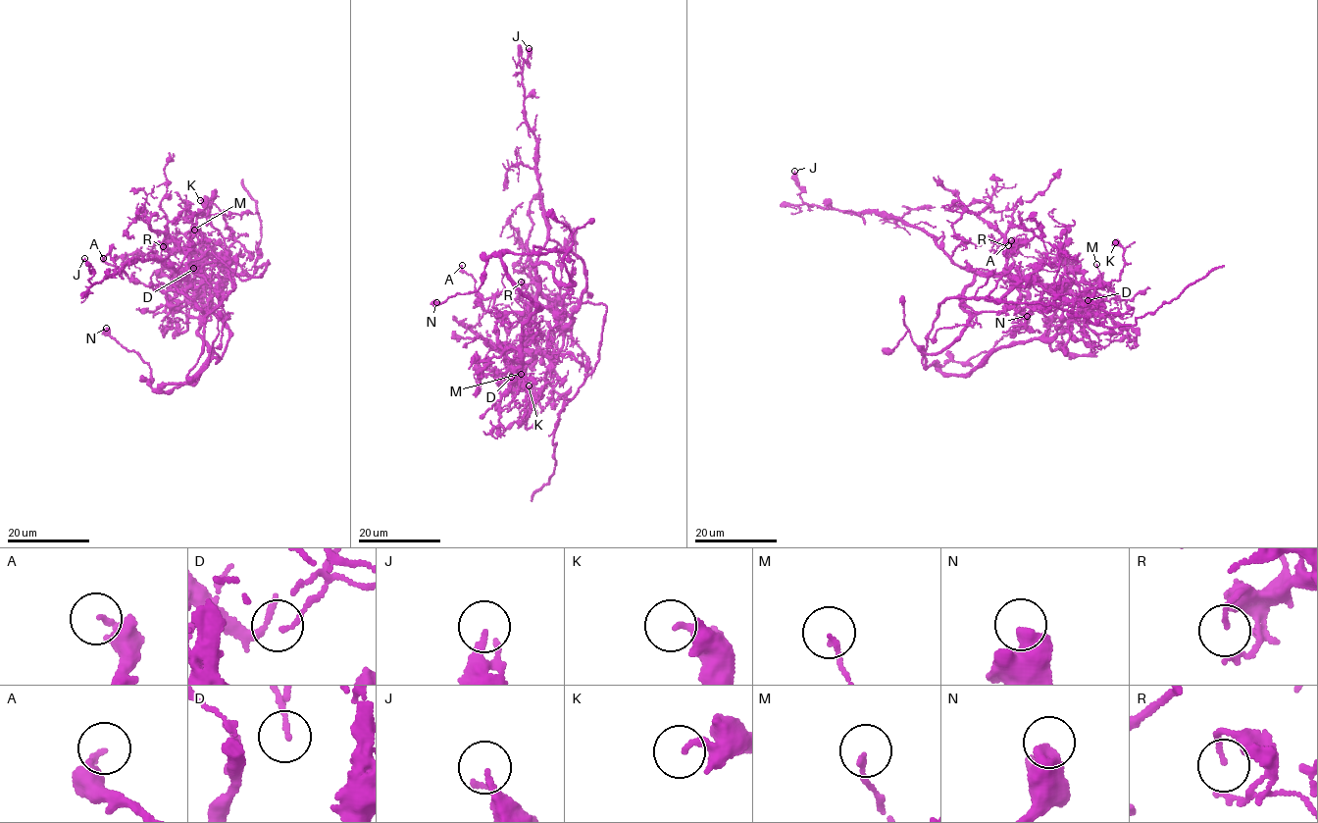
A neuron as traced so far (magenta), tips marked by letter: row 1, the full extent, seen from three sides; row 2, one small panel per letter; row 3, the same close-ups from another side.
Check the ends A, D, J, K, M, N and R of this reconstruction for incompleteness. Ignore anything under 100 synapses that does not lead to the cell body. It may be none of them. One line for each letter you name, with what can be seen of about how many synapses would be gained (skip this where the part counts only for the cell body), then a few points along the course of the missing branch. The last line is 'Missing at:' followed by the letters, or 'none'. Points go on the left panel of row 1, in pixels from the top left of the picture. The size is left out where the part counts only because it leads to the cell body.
Missing at: none

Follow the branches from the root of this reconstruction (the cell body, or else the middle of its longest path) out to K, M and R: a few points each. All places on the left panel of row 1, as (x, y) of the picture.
K: (214, 260), (228, 257), (228, 263), (225, 259), (227, 249), (235, 240), (221, 209), (209, 200), (200, 200)
M: (214, 260), (222, 256), (229, 259), (201, 251), (206, 244), (199, 241), (194, 230)
R: (214, 260), (206, 254), (191, 259), (175, 242), (165, 241), (163, 246)

